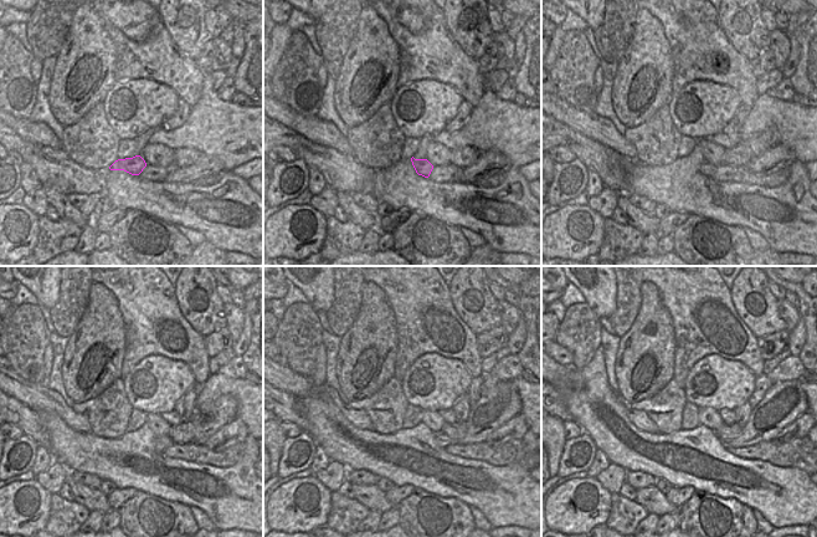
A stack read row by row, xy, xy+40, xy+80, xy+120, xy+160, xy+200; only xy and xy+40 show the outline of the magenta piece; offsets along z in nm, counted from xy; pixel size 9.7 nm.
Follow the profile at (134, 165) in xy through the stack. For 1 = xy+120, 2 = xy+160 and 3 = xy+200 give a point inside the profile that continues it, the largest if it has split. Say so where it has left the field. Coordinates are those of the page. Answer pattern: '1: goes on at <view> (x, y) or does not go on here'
1: goes on at xy+120 (162, 443)
2: goes on at xy+160 (502, 403)
3: goes on at xy+200 (784, 402)

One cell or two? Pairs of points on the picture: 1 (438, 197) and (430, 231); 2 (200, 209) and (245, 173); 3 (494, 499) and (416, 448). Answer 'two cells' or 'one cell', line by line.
1: two cells
2: two cells
3: one cell

